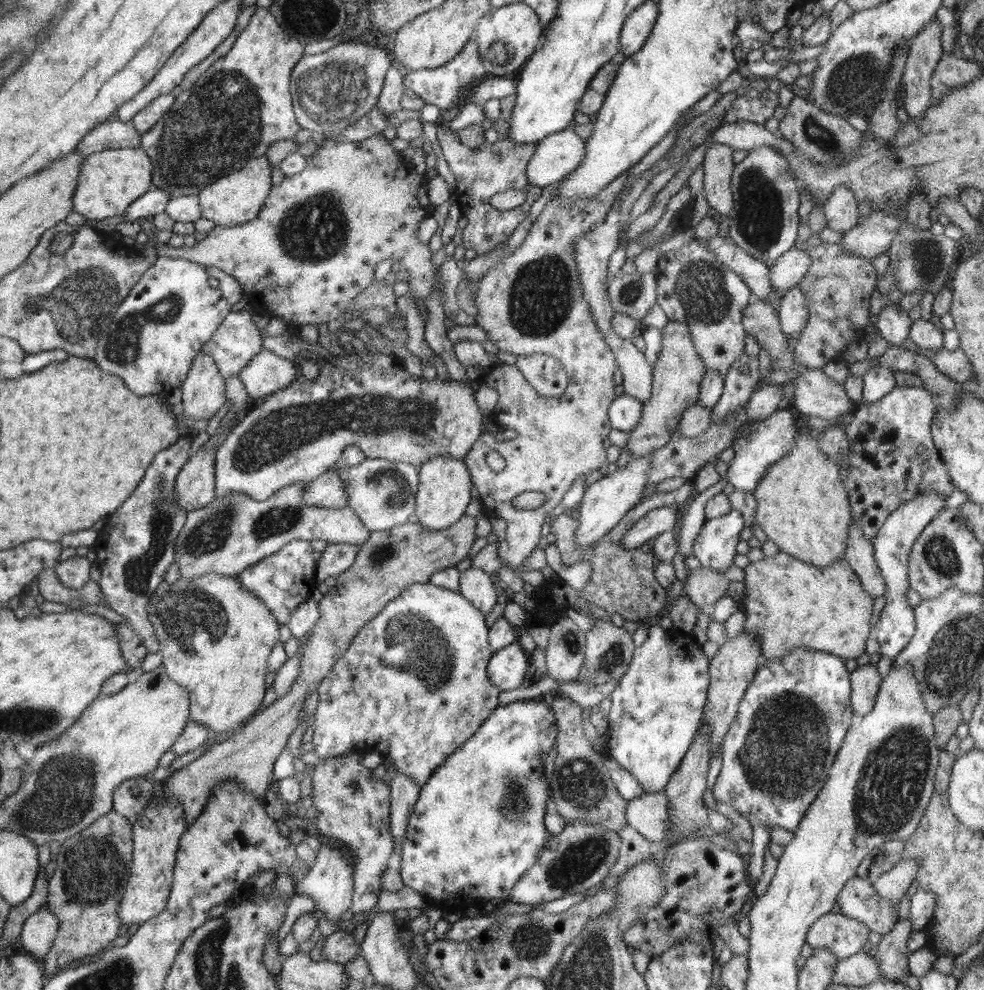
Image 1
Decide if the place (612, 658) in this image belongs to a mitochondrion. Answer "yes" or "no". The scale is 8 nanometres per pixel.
yes

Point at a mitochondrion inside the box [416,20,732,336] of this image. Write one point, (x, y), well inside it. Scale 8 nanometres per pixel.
(501, 52)

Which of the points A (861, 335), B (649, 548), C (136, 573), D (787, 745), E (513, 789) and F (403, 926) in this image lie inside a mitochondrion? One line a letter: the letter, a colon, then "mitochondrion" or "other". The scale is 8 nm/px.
A: other
B: other
C: mitochondrion
D: mitochondrion
E: mitochondrion
F: other

